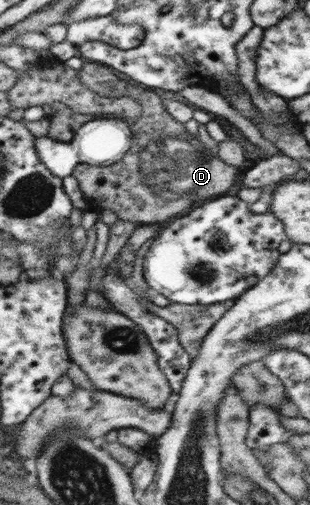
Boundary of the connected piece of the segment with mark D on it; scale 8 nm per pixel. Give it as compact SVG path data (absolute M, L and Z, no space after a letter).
M134 88L132 98L136 98L135 101L140 103L142 107L142 112L136 118L126 117L121 113L80 114L62 102L51 104L56 114L50 118L50 128L47 135L57 141L70 141L83 124L94 119L122 119L131 128L134 141L118 162L108 166L82 163L73 170L71 175L79 182L82 194L86 197L86 205L90 209L98 211L102 208L110 208L110 212L117 213L118 220L132 221L136 226L158 224L158 222L162 225L162 220L174 220L174 216L182 216L182 214L190 212L190 208L204 204L204 202L210 202L212 198L224 195L232 188L239 173L238 167L226 164L217 156L212 155L200 143L198 136L188 133L184 123L178 122L167 112L164 100L160 100L160 96L156 92L150 92L144 88Z

